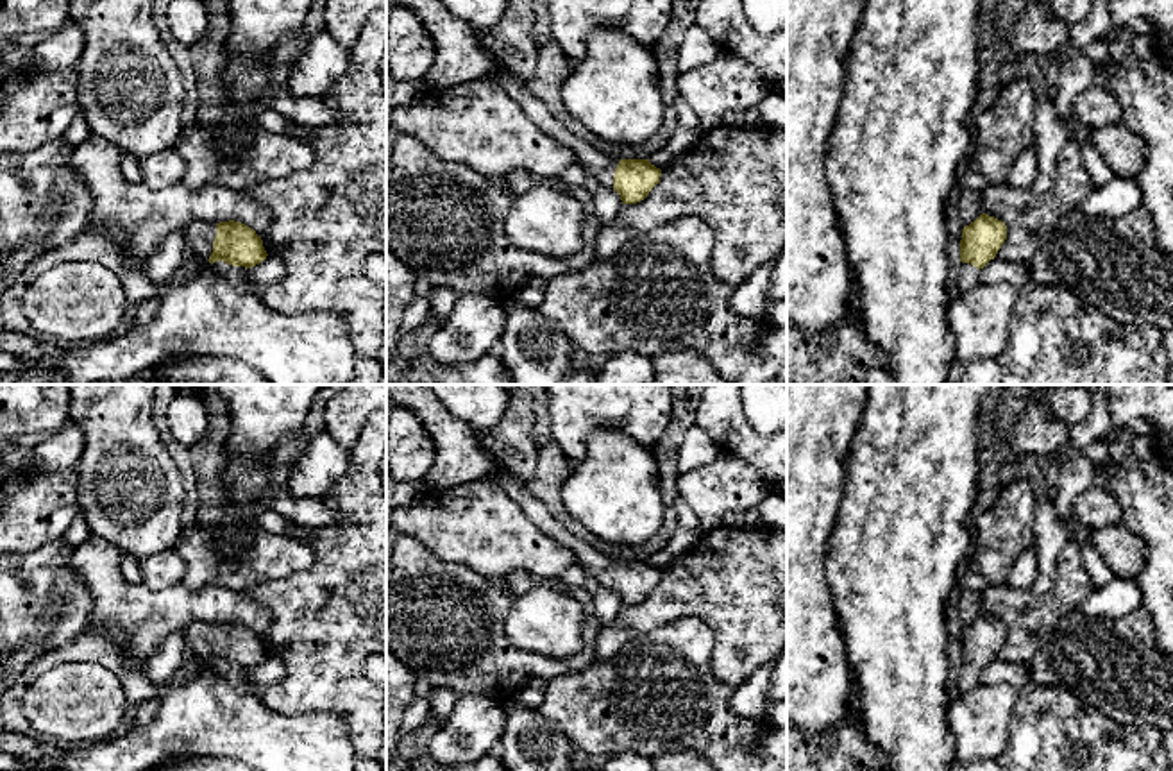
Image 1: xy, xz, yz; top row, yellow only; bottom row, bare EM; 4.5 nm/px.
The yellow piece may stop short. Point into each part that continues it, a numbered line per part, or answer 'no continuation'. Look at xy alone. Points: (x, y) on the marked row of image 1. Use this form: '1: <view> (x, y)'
1: xy (199, 237)
2: xy (235, 274)

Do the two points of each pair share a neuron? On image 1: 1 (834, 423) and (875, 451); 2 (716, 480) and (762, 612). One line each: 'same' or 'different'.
1: different
2: different

